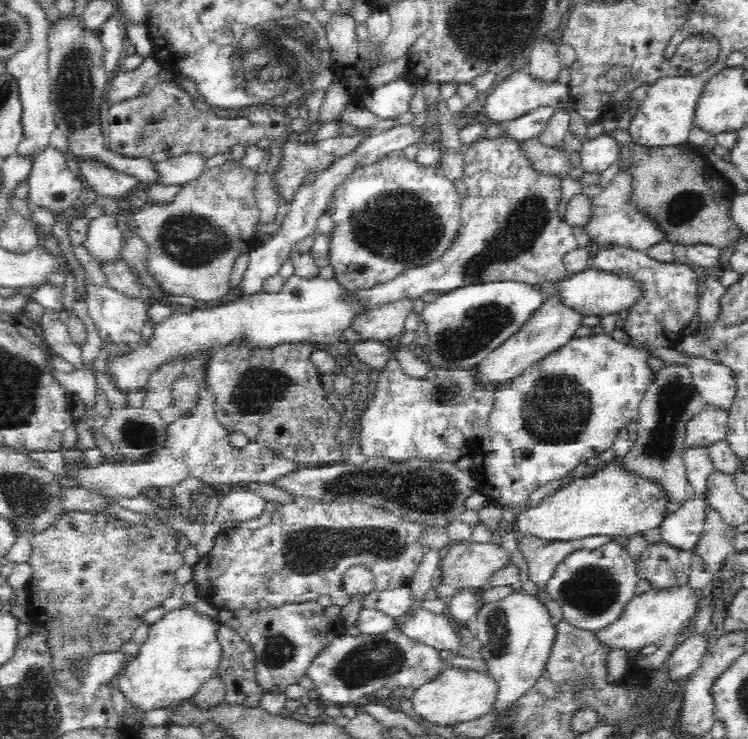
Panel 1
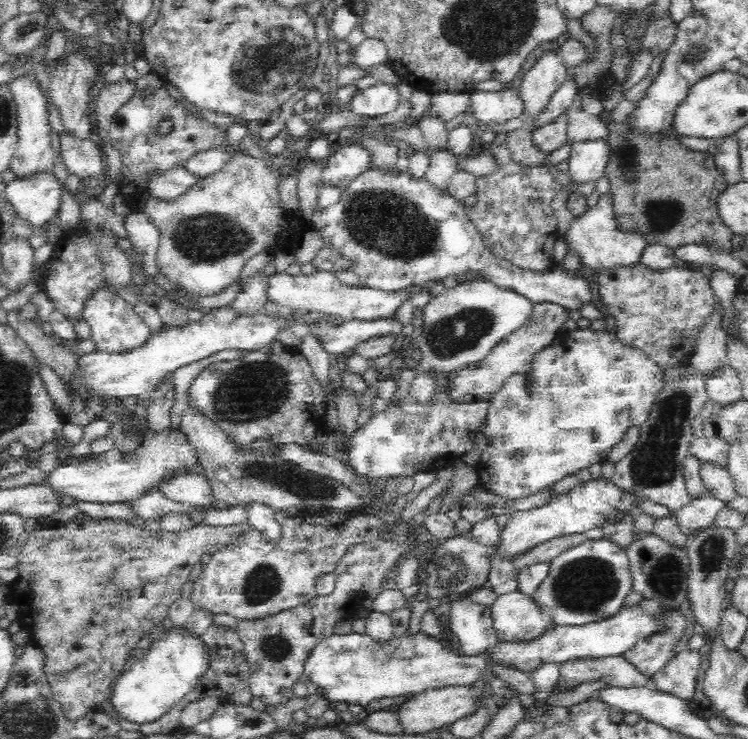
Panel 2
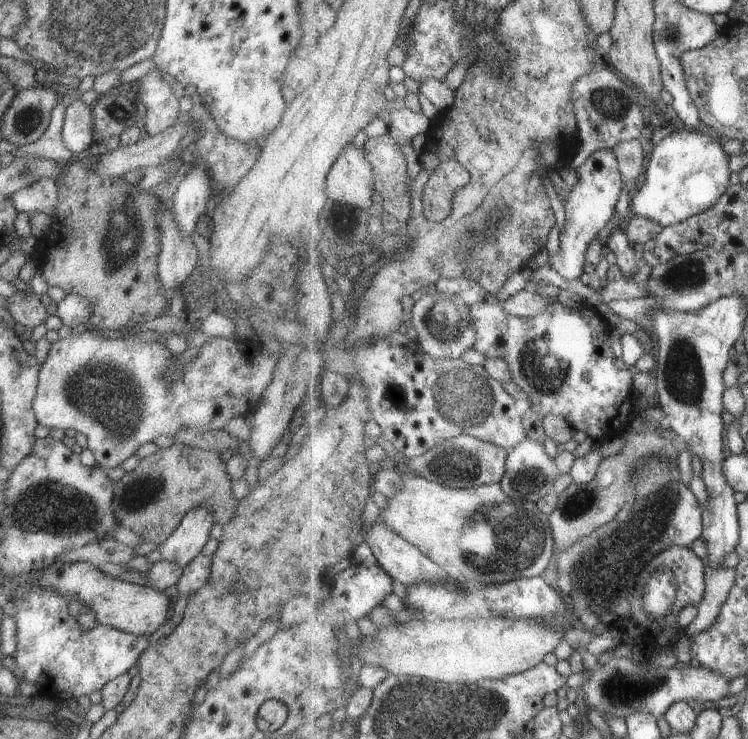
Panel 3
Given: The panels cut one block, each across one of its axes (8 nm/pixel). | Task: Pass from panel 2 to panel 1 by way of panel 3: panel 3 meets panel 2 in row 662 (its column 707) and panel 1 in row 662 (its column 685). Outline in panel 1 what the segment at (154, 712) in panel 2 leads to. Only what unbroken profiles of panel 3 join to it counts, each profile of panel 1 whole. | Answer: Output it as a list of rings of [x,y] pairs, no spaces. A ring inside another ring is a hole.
[[[194,605],[164,612],[162,618],[148,628],[148,637],[139,652],[117,675],[119,688],[127,700],[139,709],[160,709],[170,701],[192,697],[200,685],[216,673],[222,660],[218,640],[221,622],[210,614],[202,614]]]

